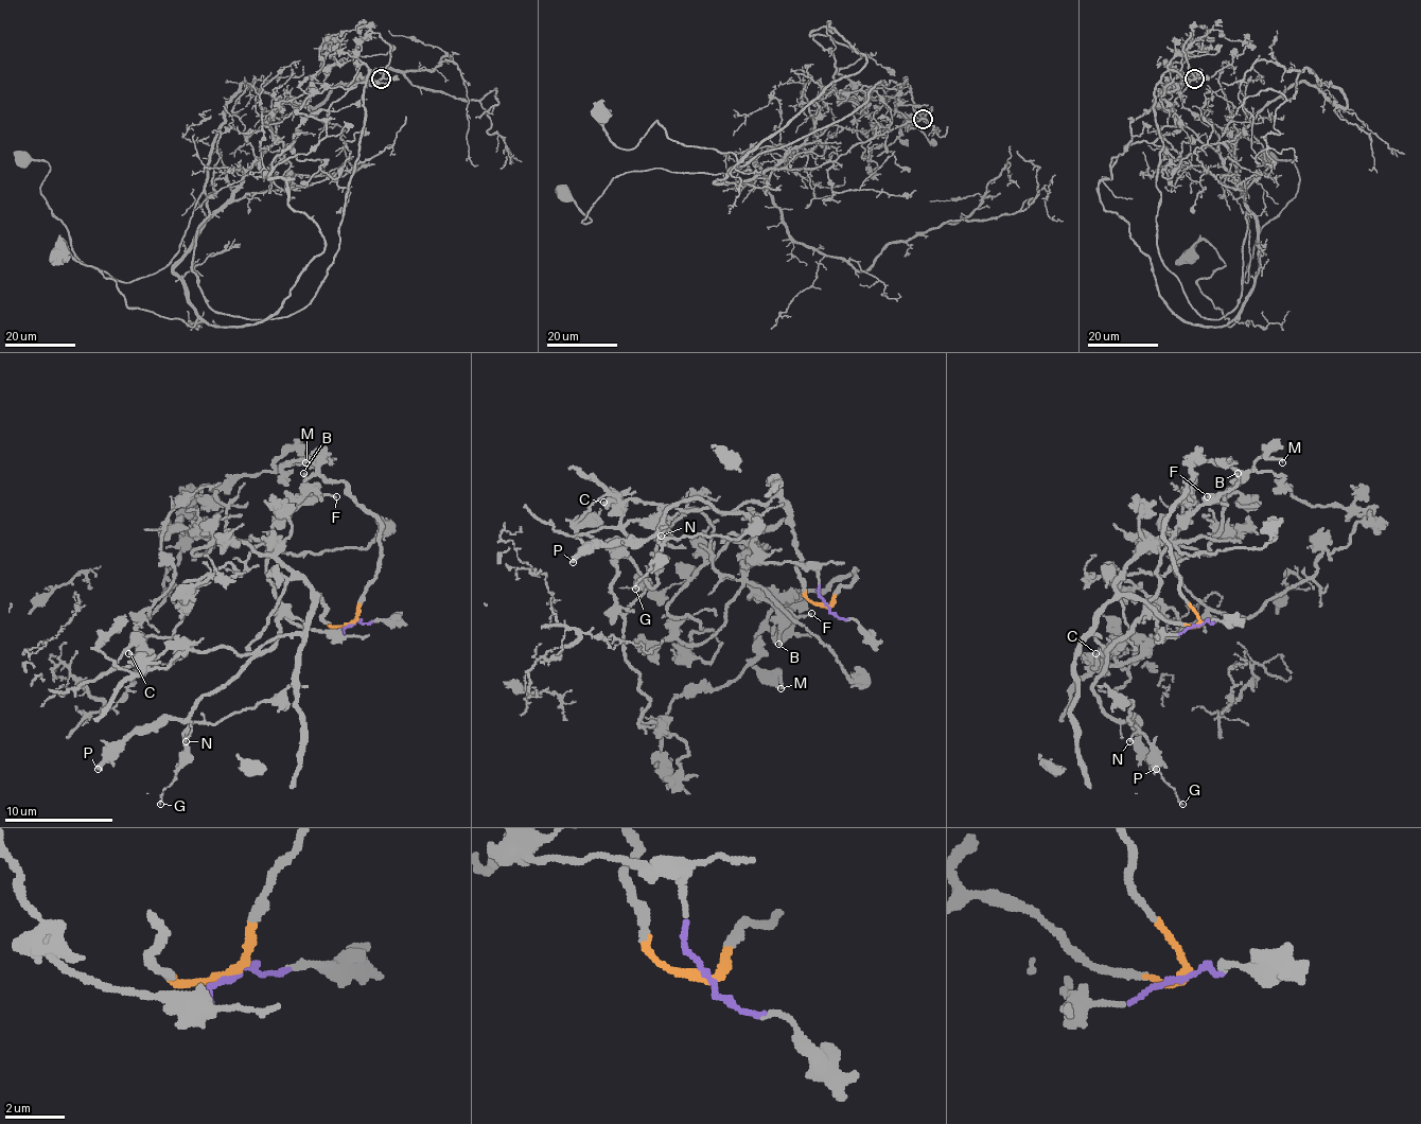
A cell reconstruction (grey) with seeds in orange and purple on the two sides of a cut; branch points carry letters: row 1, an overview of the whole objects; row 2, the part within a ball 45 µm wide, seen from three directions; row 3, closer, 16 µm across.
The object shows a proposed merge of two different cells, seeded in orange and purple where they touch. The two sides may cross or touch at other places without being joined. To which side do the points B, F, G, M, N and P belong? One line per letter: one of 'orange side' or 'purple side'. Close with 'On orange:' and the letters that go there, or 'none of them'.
B: purple side
F: purple side
G: purple side
M: orange side
N: purple side
P: purple side
On orange: M

